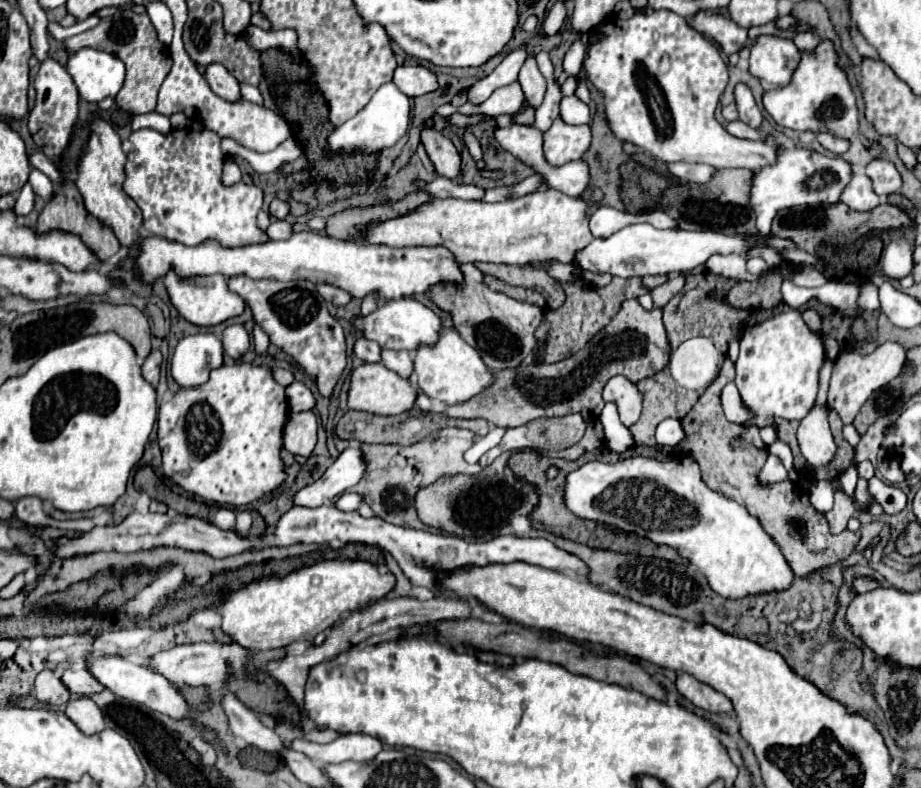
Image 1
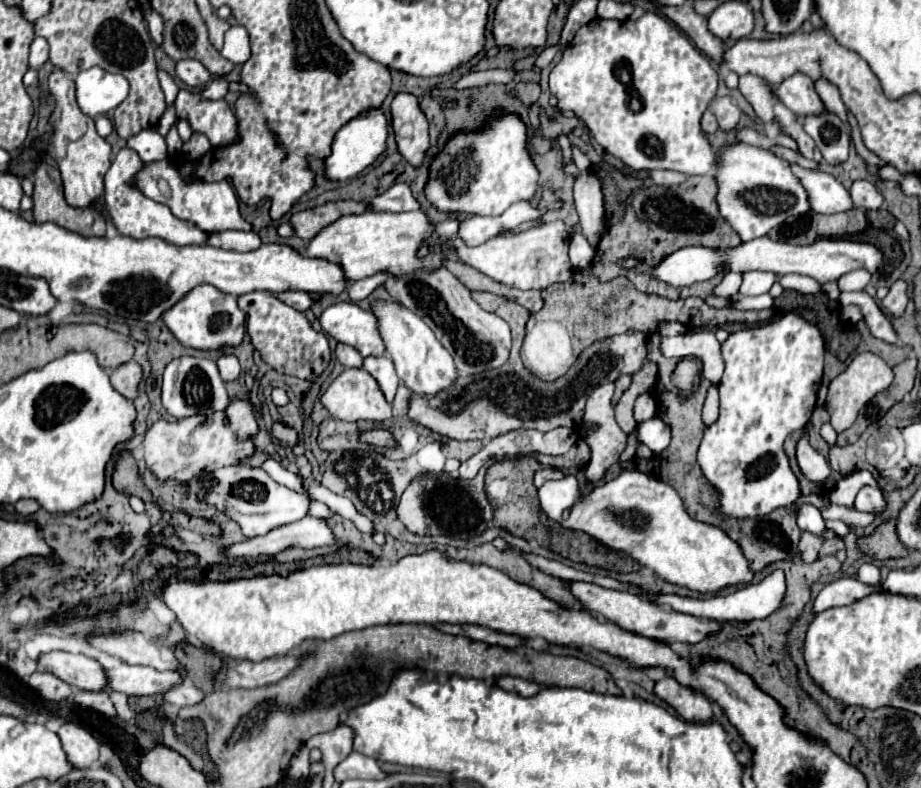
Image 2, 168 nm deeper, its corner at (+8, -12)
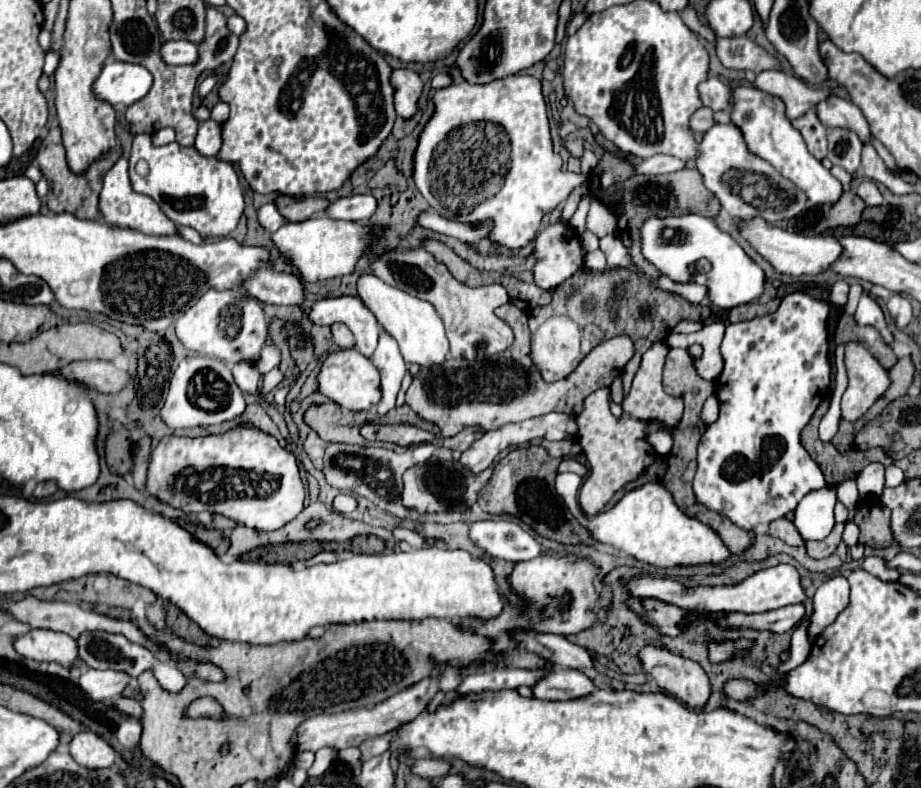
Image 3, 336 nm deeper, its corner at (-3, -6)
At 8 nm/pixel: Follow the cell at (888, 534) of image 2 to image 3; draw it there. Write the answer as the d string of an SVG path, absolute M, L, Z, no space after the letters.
M869 497L861 499L857 503L857 513L855 513L855 523L861 529L859 543L875 549L891 545L893 539L889 529L889 517L891 511L885 505L881 505L877 499L873 501L869 501Z

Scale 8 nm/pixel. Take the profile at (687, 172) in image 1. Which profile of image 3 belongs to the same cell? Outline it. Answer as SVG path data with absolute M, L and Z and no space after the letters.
M653 155L649 159L643 159L639 165L635 165L635 173L641 175L661 175L683 169L685 163L681 159L675 159L671 155Z

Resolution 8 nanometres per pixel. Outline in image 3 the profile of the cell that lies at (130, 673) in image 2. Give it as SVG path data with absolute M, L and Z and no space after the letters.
M87 669L79 677L79 687L93 699L107 705L113 703L121 696L121 691L131 679L127 675L119 675L119 671L95 671Z

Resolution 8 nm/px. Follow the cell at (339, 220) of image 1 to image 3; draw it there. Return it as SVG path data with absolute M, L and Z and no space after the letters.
M277 195L273 203L277 205L279 213L293 223L309 219L315 213L323 213L329 205L329 201L321 197L289 197L289 195Z

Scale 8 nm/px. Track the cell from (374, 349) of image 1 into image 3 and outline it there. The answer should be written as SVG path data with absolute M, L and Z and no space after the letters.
M333 323L331 325L331 335L333 335L335 345L339 345L339 347L353 347L355 345L353 333L343 323Z

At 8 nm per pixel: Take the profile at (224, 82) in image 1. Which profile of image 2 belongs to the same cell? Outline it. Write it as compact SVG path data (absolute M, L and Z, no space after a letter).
M194 59L178 61L176 63L176 73L190 87L206 89L210 85L210 73L208 73L208 69L200 61L194 61Z

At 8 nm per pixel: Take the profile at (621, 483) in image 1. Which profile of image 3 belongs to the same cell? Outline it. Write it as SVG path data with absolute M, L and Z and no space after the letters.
M557 473L555 489L563 497L567 509L571 515L589 529L591 537L603 545L615 547L627 555L633 555L635 559L643 563L651 563L657 567L675 567L675 565L699 565L699 563L721 563L729 557L727 547L723 547L723 541L711 527L705 523L699 523L697 519L691 519L675 507L671 493L661 483L647 483L639 489L633 489L625 493L611 509L601 511L597 515L585 515L579 507L579 487L583 479L577 473Z

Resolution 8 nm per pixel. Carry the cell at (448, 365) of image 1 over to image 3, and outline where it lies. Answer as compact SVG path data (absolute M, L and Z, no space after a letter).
M361 273L357 279L357 295L365 303L365 307L375 315L385 331L389 331L399 343L401 355L407 363L419 363L421 367L429 367L435 363L443 363L449 353L449 343L445 337L443 321L437 315L435 307L429 301L417 299L397 287L383 283L373 273Z

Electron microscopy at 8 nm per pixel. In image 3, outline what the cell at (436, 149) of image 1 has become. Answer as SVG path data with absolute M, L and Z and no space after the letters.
M393 69L391 85L395 89L395 111L401 117L411 117L417 111L417 99L421 95L423 83L419 75L411 69Z

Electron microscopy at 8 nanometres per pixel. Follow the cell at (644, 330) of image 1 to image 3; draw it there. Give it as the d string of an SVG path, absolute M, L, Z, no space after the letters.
M513 303L497 307L497 317L503 319L515 333L513 345L497 355L493 361L465 361L465 359L445 359L441 365L431 369L421 369L407 393L407 405L423 419L433 421L441 429L441 437L453 437L469 425L477 425L485 431L501 427L503 423L523 421L531 417L545 415L547 411L563 411L567 415L577 415L583 409L587 395L601 387L609 387L611 381L621 375L623 367L633 355L633 343L627 335L607 339L593 347L589 355L559 383L547 383L539 375L539 369L531 361L531 332L528 327L528 312L521 311Z

